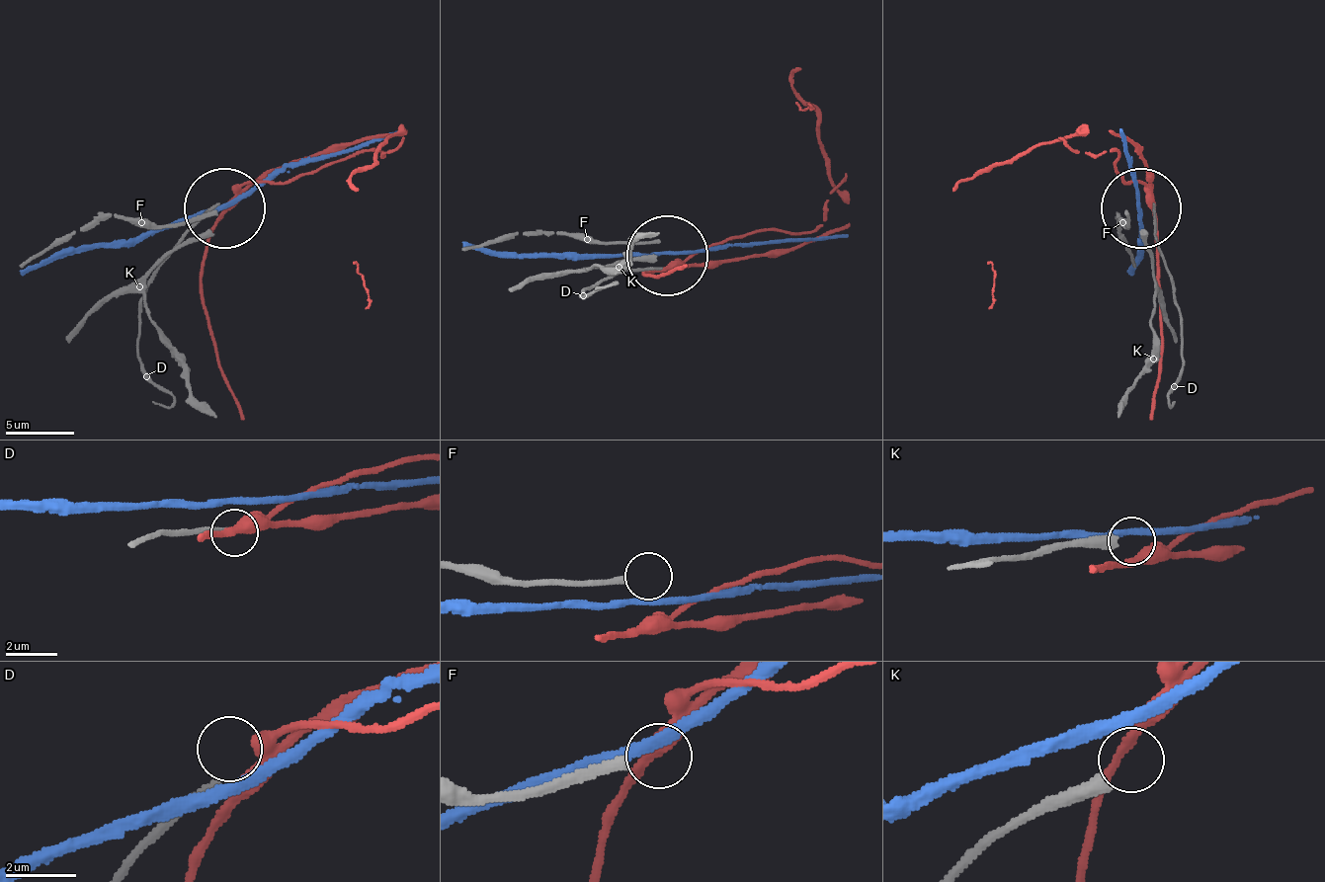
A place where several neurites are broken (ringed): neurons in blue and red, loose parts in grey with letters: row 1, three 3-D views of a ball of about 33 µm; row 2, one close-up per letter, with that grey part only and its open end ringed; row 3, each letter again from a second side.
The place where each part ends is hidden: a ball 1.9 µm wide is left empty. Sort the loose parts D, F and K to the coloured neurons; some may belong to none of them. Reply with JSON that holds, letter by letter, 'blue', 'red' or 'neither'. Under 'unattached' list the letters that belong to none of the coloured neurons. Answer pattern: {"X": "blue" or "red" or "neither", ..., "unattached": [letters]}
{"D": "red", "F": "neither", "K": "neither", "unattached": ["F", "K"]}

